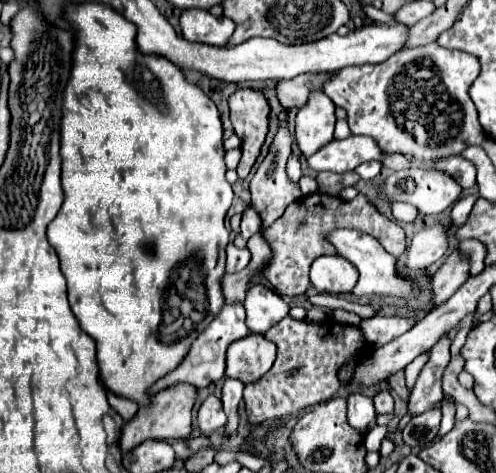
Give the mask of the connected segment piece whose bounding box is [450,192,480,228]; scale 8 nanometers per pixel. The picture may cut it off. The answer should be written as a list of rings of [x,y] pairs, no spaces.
[[[474,192],[474,194],[470,194],[470,196],[464,196],[464,198],[460,198],[456,204],[452,206],[452,212],[450,212],[450,220],[452,220],[452,224],[454,226],[462,226],[466,220],[468,220],[468,214],[470,214],[470,210],[472,210],[472,206],[476,204],[476,200],[480,198],[480,194],[478,192]]]

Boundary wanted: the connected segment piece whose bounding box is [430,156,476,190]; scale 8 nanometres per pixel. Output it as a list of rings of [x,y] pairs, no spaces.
[[[462,156],[440,158],[440,160],[436,160],[430,168],[452,176],[452,178],[454,178],[462,188],[466,188],[466,190],[472,188],[472,186],[476,186],[476,168],[472,166],[470,160],[466,160],[466,158],[462,158]]]

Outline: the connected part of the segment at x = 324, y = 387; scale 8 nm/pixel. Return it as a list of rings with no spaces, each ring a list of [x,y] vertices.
[[[286,316],[266,334],[278,346],[274,366],[254,384],[244,388],[246,414],[252,424],[262,424],[272,418],[292,416],[308,406],[322,404],[338,394],[338,372],[344,362],[360,362],[360,352],[370,352],[370,346],[358,326],[324,320],[320,324],[294,320]]]

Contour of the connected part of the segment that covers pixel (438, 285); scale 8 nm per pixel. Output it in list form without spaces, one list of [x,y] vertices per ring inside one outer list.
[[[454,250],[450,258],[444,262],[444,266],[434,274],[432,278],[432,290],[434,290],[434,306],[442,306],[466,280],[470,266],[468,260]]]

